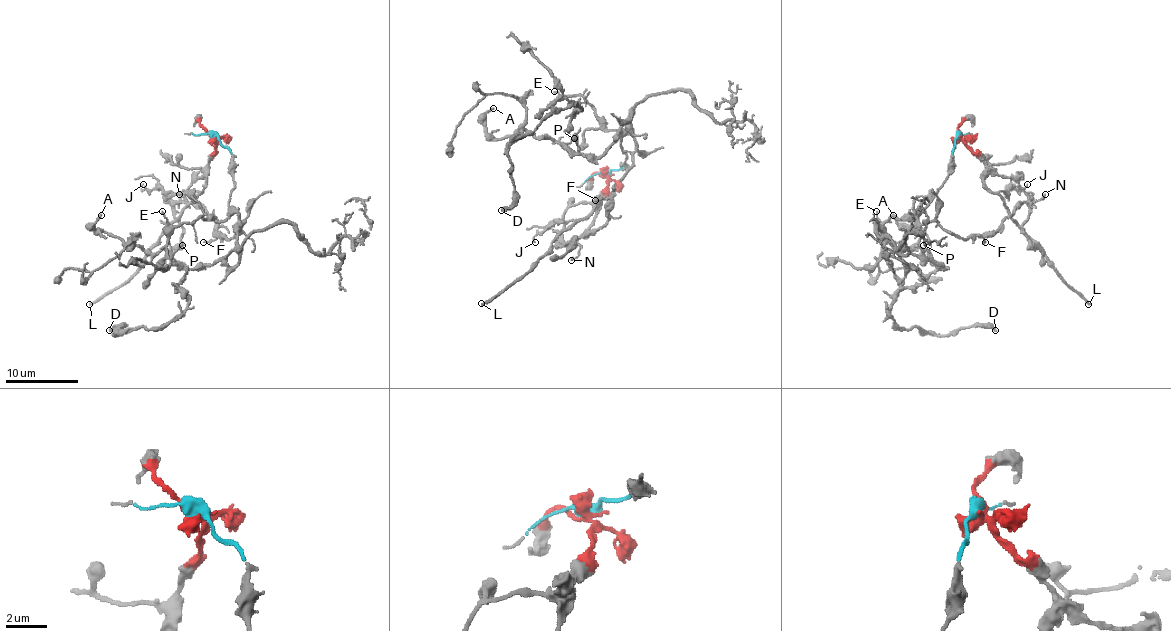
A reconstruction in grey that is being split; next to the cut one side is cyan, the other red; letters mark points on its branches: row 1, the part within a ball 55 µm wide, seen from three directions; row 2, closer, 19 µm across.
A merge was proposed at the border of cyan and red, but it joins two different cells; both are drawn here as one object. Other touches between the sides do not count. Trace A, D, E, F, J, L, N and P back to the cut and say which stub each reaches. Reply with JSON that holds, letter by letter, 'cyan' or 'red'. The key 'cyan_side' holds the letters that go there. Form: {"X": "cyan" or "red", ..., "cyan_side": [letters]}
{"A": "cyan", "D": "cyan", "E": "cyan", "F": "cyan", "J": "red", "L": "red", "N": "red", "P": "cyan", "cyan_side": ["A", "D", "E", "F", "P"]}

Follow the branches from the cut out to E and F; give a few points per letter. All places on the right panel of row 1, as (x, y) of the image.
E: (959, 136), (950, 154), (950, 174), (916, 221), (912, 218), (890, 216), (880, 223), (881, 225), (876, 211)
F: (959, 136), (950, 154), (950, 174), (914, 216), (921, 223), (936, 221), (959, 238), (981, 236), (985, 241)

